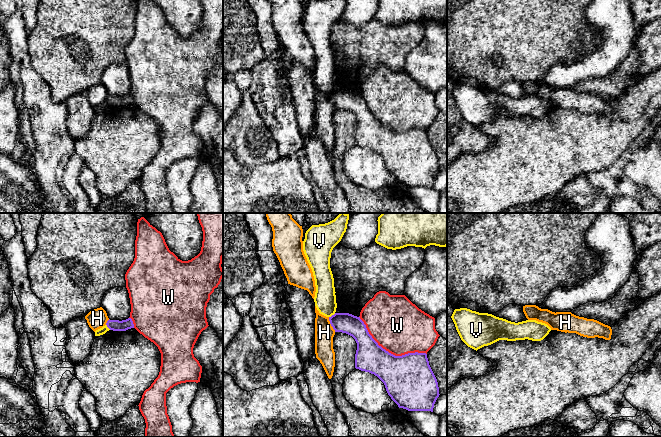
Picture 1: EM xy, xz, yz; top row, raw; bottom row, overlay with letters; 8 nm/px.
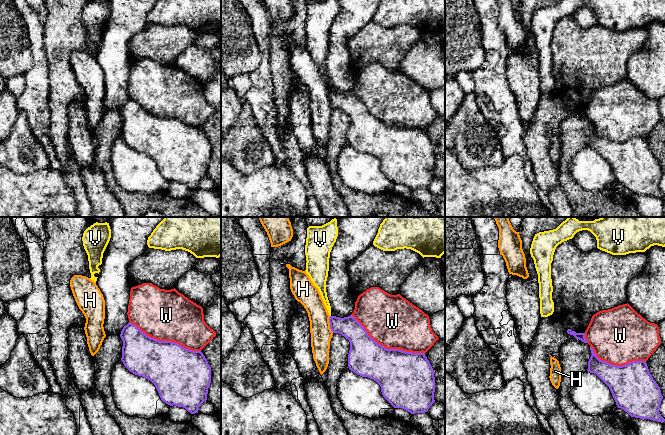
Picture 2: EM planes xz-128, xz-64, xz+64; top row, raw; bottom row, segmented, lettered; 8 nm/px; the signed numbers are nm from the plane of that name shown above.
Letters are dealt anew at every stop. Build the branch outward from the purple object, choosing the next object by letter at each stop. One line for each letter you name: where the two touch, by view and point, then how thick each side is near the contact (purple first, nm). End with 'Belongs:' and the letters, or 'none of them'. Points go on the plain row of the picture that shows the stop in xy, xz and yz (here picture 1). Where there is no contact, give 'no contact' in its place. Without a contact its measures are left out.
Belongs: none of them

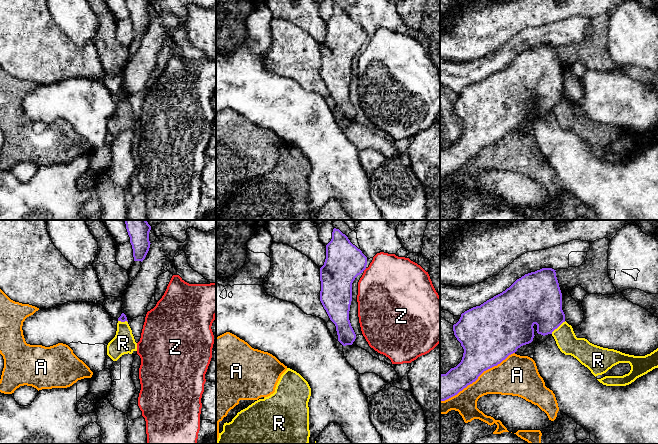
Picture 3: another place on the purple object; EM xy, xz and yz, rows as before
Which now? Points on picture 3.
Belongs: none of them

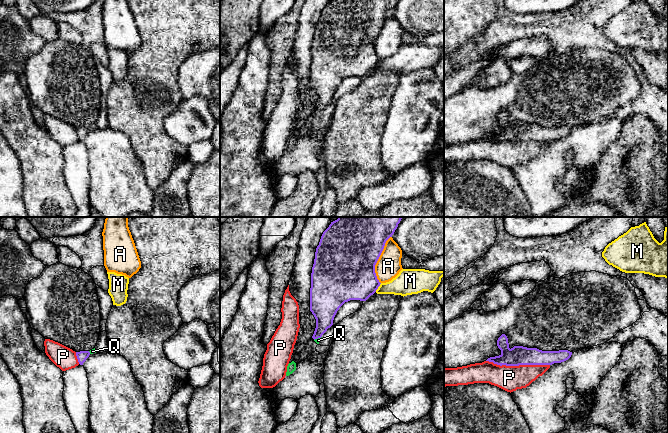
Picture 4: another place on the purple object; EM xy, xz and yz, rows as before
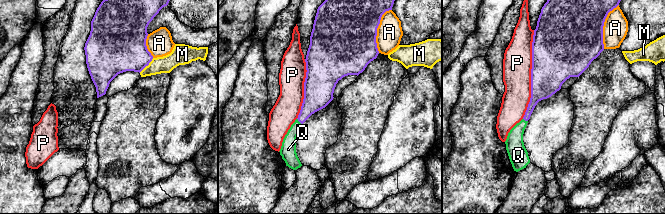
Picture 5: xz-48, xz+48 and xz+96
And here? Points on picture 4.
Q: contact xz (317, 114); calibres 200 and 40 nm
Belongs: Q

